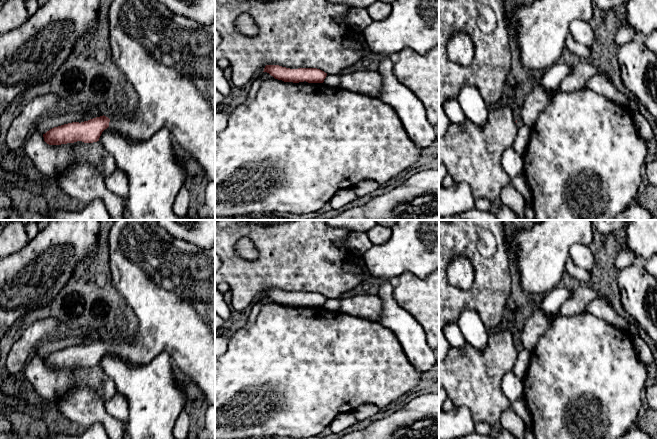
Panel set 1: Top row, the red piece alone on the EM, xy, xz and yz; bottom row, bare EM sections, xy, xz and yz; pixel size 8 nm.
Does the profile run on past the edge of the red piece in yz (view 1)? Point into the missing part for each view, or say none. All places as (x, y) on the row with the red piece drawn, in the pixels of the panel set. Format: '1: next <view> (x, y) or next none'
1: next yz (519, 123)

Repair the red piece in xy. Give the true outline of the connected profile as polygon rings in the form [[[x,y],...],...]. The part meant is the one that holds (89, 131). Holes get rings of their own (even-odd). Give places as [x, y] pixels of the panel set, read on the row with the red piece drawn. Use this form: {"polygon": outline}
{"polygon": [[[112,0],[108,18],[112,61],[135,89],[138,95],[136,108],[134,110],[128,110],[120,117],[114,119],[109,119],[103,115],[81,123],[72,122],[54,127],[43,134],[44,141],[49,145],[61,145],[77,141],[93,143],[99,141],[102,132],[108,127],[114,129],[121,136],[127,136],[137,141],[146,141],[160,128],[166,127],[170,130],[174,142],[201,166],[208,181],[215,181],[215,24],[203,25],[184,16],[175,14],[159,0]]]}

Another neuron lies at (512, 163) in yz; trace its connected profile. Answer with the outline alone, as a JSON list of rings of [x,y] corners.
[[[508,148],[504,151],[501,163],[511,179],[523,173],[523,158],[513,148]]]

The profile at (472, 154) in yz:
[[[500,104],[489,106],[488,120],[484,126],[476,125],[467,118],[459,124],[450,123],[446,133],[439,136],[439,163],[446,167],[454,183],[467,183],[476,199],[485,198],[492,202],[499,198],[502,188],[511,183],[511,178],[504,170],[501,159],[504,151],[513,147],[517,130],[513,110],[509,106]]]

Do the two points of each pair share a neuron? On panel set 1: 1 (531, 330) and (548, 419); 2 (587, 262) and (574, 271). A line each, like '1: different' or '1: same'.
1: different
2: different

